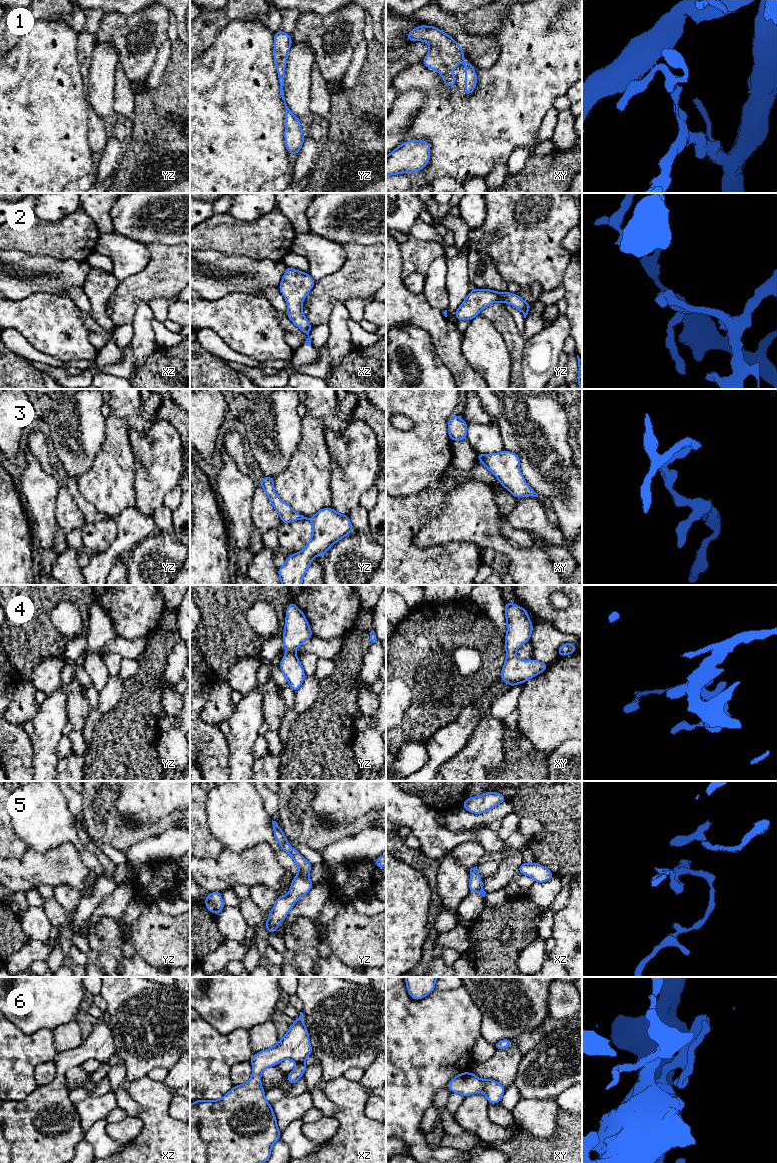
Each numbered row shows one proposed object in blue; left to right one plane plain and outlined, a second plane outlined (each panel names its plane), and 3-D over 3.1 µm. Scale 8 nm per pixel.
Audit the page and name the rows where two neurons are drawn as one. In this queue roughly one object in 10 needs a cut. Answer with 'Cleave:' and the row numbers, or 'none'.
Cleave: none

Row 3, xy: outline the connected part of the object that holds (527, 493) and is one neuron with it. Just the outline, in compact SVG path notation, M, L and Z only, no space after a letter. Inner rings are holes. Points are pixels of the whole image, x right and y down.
M506 450L493 454L477 453L477 460L483 463L516 499L524 496L538 497L520 471L520 458L517 454Z

